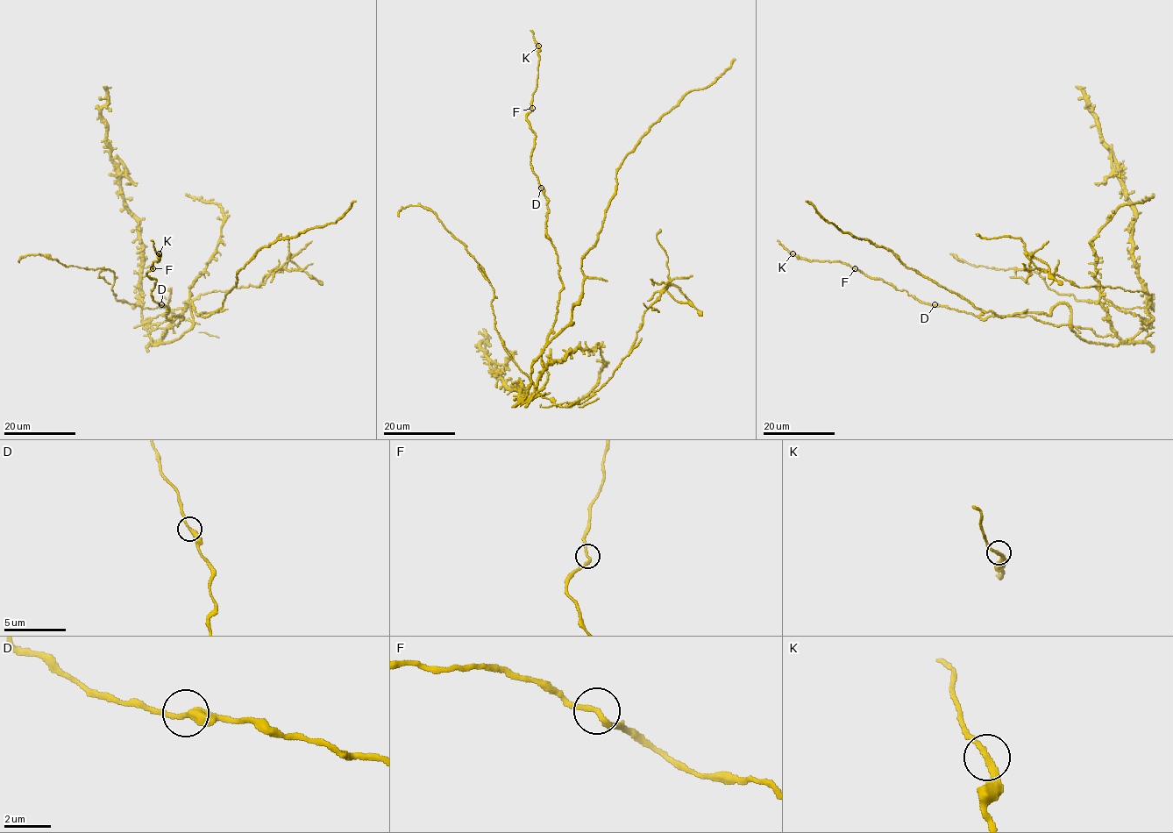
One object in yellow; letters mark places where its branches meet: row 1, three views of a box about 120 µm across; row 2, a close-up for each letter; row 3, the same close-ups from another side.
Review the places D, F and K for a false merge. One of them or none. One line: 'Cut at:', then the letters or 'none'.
Cut at: D

